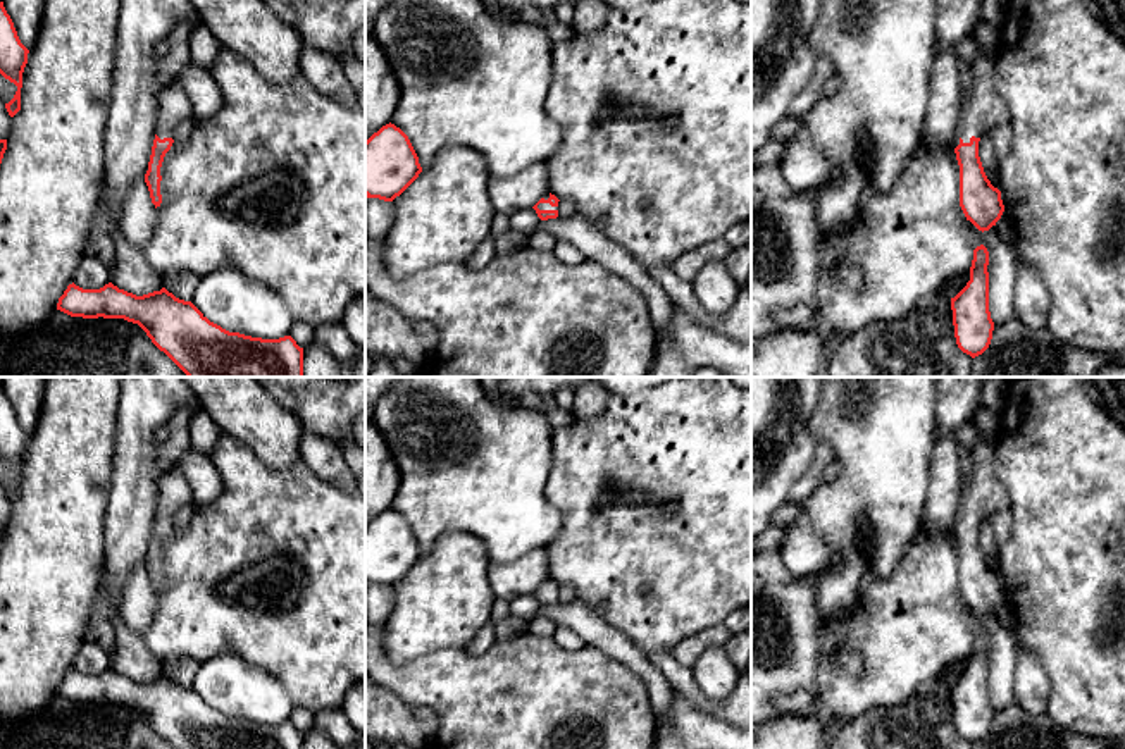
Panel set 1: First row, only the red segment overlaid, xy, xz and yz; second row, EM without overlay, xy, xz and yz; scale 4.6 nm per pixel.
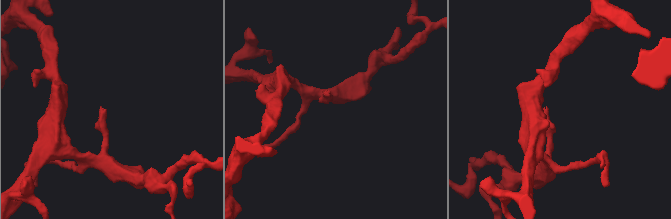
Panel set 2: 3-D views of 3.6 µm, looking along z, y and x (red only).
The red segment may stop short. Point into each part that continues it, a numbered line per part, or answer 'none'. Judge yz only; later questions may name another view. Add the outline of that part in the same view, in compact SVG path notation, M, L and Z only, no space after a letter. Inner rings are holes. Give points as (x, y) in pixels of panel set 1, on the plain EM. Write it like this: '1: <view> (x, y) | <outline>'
1: yz (982, 493) | M980 406L973 424L980 432L980 441L970 449L973 472L968 479L961 479L956 532L961 527L970 529L972 522L982 523L989 515L999 510L1010 510L1004 486L994 472L999 415Z

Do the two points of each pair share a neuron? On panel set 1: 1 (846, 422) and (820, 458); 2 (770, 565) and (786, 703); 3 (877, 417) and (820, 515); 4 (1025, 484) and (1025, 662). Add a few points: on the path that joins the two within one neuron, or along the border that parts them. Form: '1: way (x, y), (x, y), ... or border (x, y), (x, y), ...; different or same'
1: border (817, 441), (826, 443), (836, 458); different
2: border (815, 696), (777, 694), (769, 720); different
3: way (877, 441), (877, 458), (845, 491); same
4: border (1017, 636), (1043, 665), (1050, 682); different

